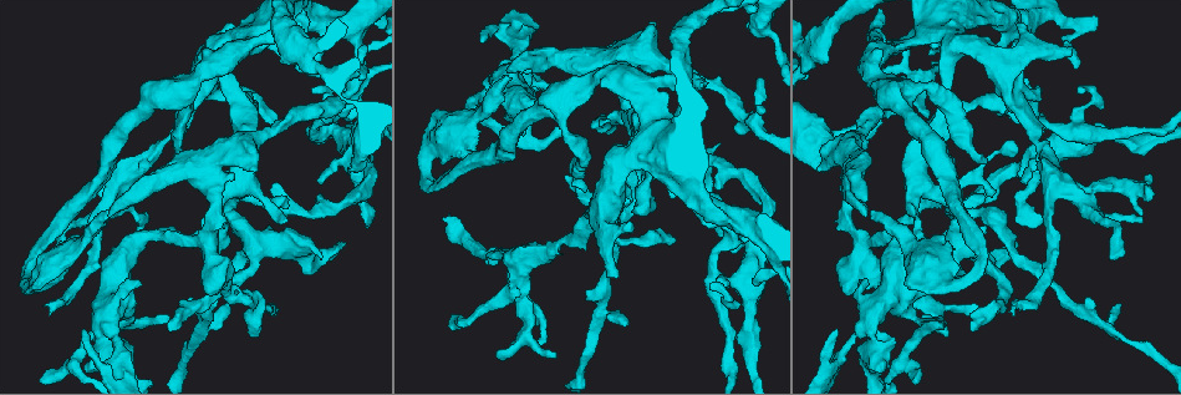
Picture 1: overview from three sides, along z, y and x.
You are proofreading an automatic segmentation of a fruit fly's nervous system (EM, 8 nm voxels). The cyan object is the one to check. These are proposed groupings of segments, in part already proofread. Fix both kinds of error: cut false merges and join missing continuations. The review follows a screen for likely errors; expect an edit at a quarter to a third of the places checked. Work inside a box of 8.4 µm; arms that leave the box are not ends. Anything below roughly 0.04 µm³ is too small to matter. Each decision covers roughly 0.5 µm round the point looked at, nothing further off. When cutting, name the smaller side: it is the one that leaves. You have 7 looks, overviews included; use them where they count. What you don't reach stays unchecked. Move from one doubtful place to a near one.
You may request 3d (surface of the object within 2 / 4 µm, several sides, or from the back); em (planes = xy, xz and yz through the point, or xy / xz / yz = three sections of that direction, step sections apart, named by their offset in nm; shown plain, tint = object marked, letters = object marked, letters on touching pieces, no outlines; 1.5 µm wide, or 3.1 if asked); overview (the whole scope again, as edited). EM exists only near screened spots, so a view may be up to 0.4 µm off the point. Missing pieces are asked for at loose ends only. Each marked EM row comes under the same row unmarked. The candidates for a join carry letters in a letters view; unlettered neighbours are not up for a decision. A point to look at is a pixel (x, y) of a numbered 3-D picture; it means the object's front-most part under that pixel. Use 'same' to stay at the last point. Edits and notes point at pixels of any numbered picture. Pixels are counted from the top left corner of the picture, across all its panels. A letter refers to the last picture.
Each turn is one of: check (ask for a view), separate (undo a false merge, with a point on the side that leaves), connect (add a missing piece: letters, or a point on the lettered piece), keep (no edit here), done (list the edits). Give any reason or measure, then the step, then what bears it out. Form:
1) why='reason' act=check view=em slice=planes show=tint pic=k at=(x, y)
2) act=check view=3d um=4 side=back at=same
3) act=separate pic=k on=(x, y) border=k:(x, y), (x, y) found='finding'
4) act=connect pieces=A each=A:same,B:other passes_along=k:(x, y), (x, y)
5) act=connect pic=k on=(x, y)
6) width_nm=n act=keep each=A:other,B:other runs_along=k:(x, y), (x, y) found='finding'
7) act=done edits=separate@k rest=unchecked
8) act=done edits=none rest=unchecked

why='branch stops here' act=check view=em slice=planes show=letters pic=1 at=(758, 80)

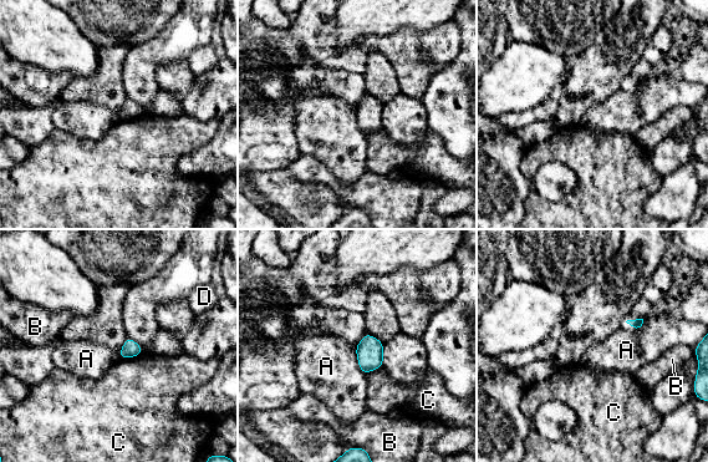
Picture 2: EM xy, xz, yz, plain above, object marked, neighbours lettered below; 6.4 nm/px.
act=keep each=A:other,B:other,C:other,D:other border=2:(355, 348), (357, 365), (365, 374) found='none of them fits'

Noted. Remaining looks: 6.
why='branch stops here' act=check view=3d um=4 side=back pic=1 at=(971, 328)

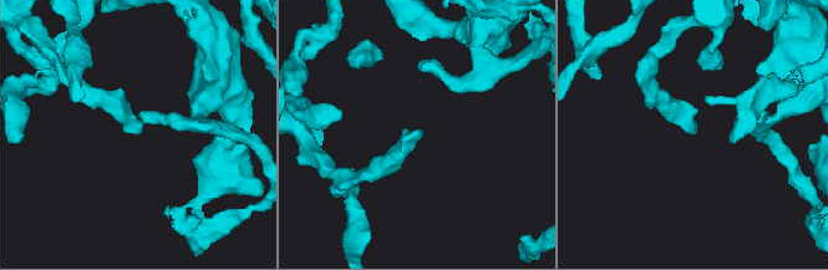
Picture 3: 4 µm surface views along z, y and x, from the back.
why='now the EM' act=check view=em slice=planes show=letters pic=3 at=(694, 130)

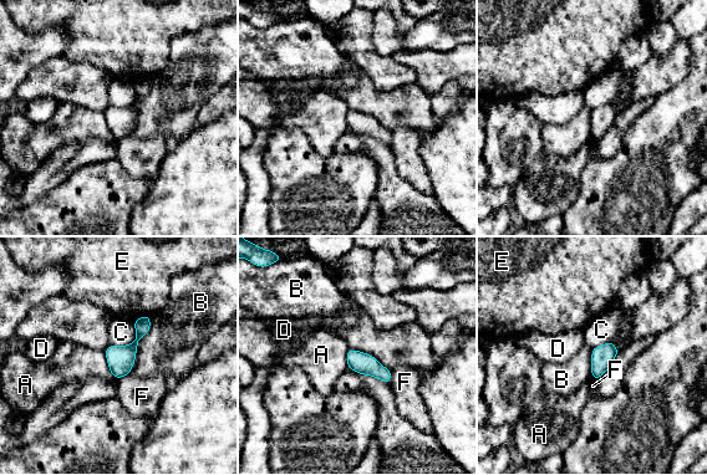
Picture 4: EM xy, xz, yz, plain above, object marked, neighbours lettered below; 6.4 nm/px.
act=keep each=A:other,B:other,C:other,D:other,E:other,F:other found='none of them fits'

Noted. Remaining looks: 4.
why='sudden change in width' act=check view=em slice=planes show=tint pic=1 at=(465, 126)

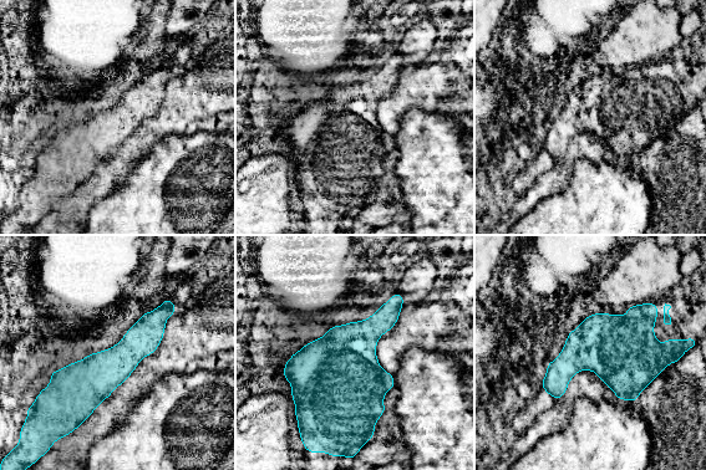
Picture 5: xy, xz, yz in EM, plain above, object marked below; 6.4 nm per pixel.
act=check view=em slice=planes show=letters at=same

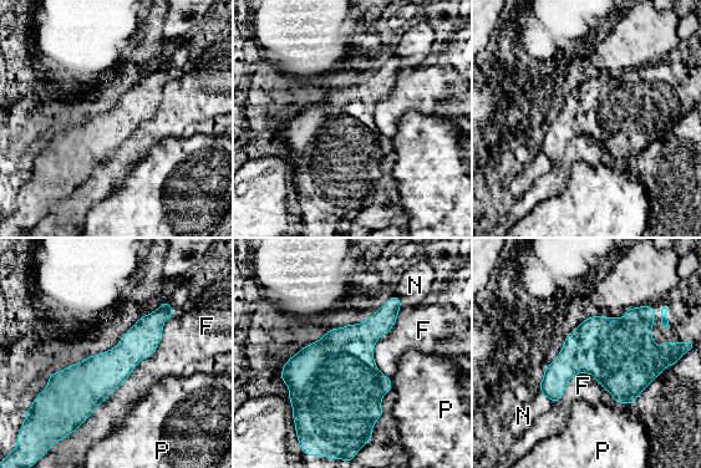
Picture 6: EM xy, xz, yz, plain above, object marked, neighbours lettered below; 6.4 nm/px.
width_nm=190 act=keep each=F:other,N:other,P:other found='all the same neuron'

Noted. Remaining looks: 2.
act=done edits=none rest=unchecked

